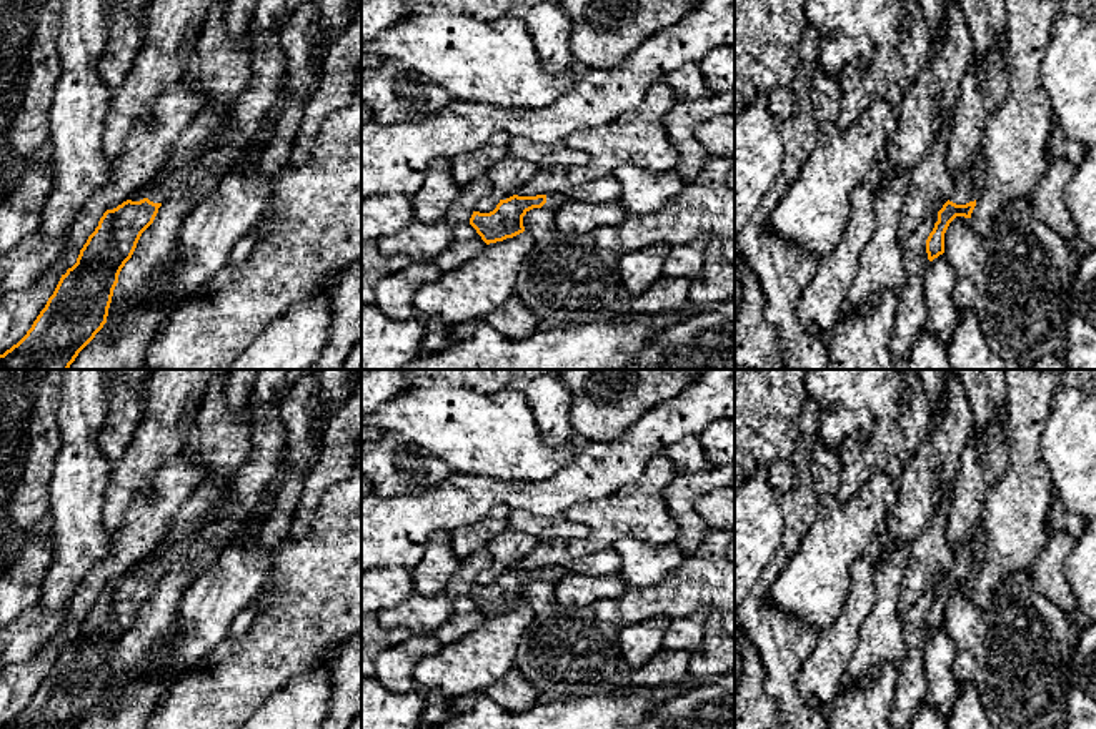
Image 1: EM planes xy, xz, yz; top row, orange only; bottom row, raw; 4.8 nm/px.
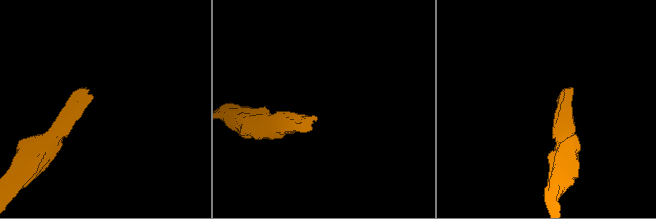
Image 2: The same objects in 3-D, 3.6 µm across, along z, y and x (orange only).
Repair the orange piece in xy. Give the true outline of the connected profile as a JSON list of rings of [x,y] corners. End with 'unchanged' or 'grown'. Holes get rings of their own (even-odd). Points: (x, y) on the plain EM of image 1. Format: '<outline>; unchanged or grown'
[[[257,371],[250,408],[250,454],[230,476],[225,496],[218,496],[213,476],[198,484],[168,521],[157,546],[160,559],[140,574],[127,573],[103,586],[77,636],[62,647],[32,701],[0,729],[78,729],[95,711],[107,696],[122,641],[170,566],[185,556],[192,566],[192,579],[205,573],[260,504],[283,454],[280,406],[311,371]]]; grown

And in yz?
[[[964,543],[954,551],[954,564],[943,581],[933,589],[934,601],[926,612],[928,632],[944,626],[944,606],[956,589],[971,591],[979,564],[979,551]]]; grown

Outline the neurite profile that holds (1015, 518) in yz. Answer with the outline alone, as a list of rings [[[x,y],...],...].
[[[1003,369],[1003,406],[1006,409],[1003,433],[1008,456],[1003,478],[991,486],[983,509],[984,534],[976,579],[971,586],[971,599],[979,609],[991,606],[1004,578],[1033,576],[1034,559],[1044,548],[1054,489],[1041,454],[1041,434],[1048,424],[1059,373],[1061,369]]]

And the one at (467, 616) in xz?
[[[481,548],[460,561],[460,568],[446,591],[455,603],[453,616],[433,634],[441,644],[451,644],[463,639],[486,619],[476,603],[470,598],[470,591],[475,584],[475,578],[491,568],[491,564],[493,559],[488,548]]]

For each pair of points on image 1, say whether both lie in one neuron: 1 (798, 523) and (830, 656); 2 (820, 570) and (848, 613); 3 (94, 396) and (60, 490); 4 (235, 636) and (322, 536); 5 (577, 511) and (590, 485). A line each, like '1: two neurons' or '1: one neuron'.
1: two neurons
2: two neurons
3: one neuron
4: two neurons
5: two neurons

